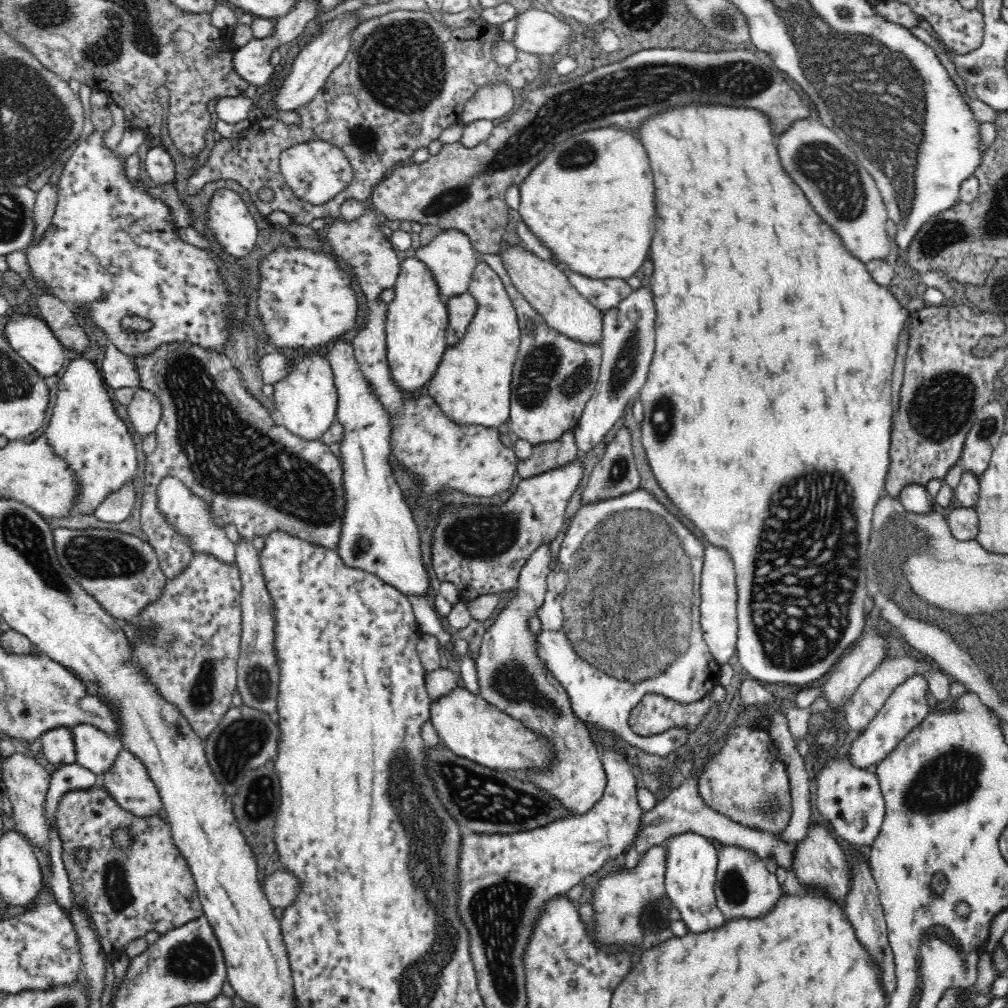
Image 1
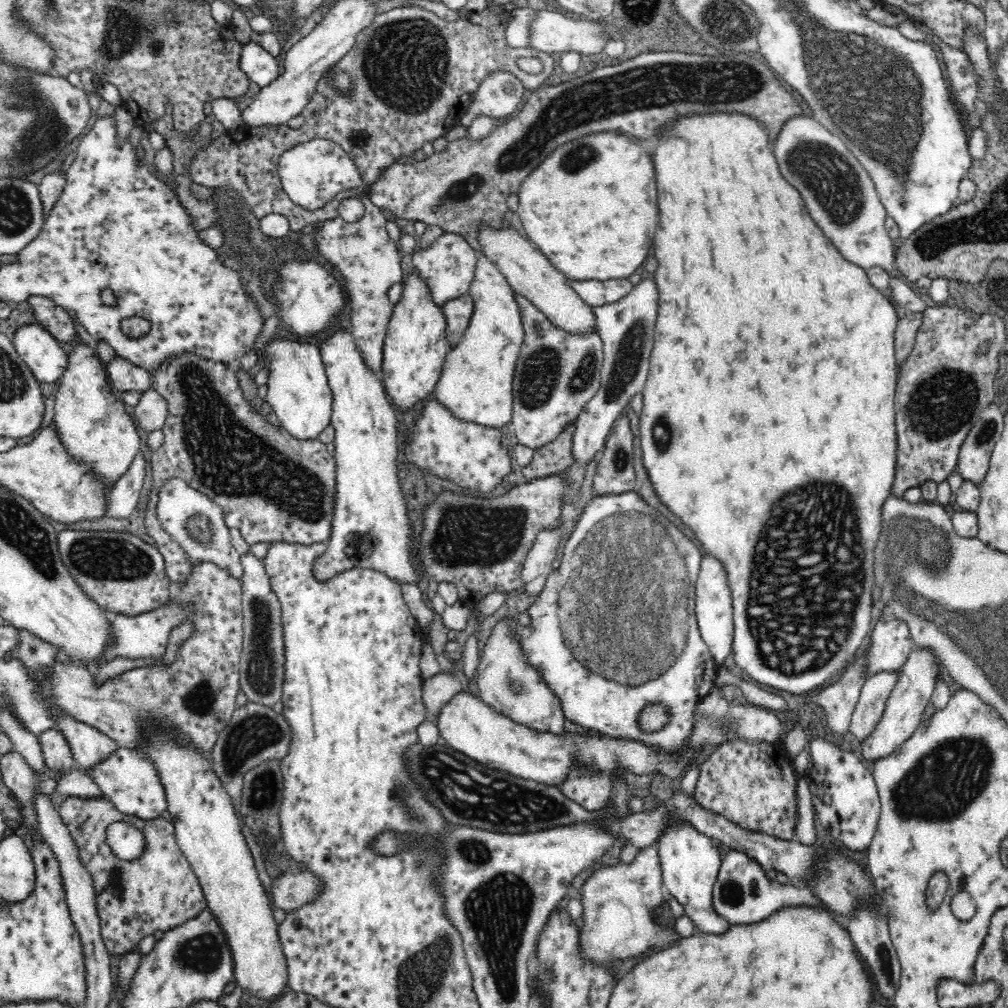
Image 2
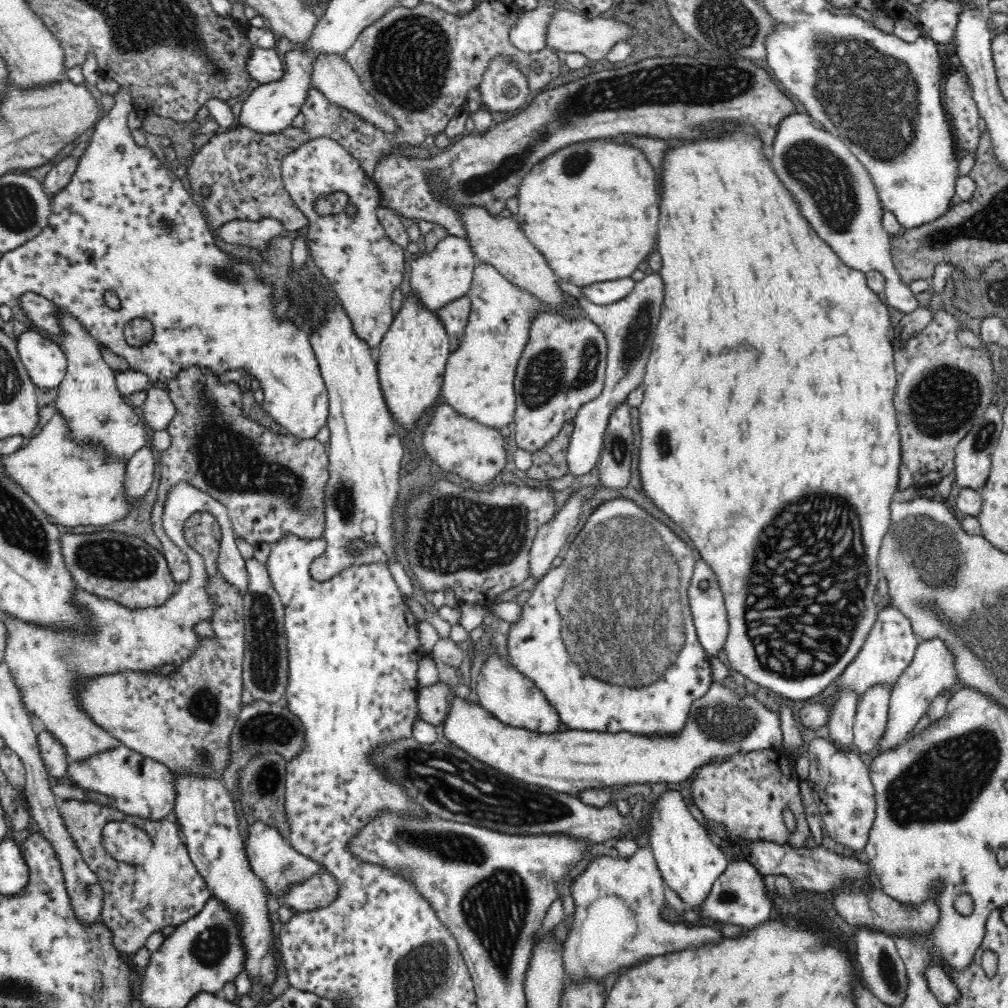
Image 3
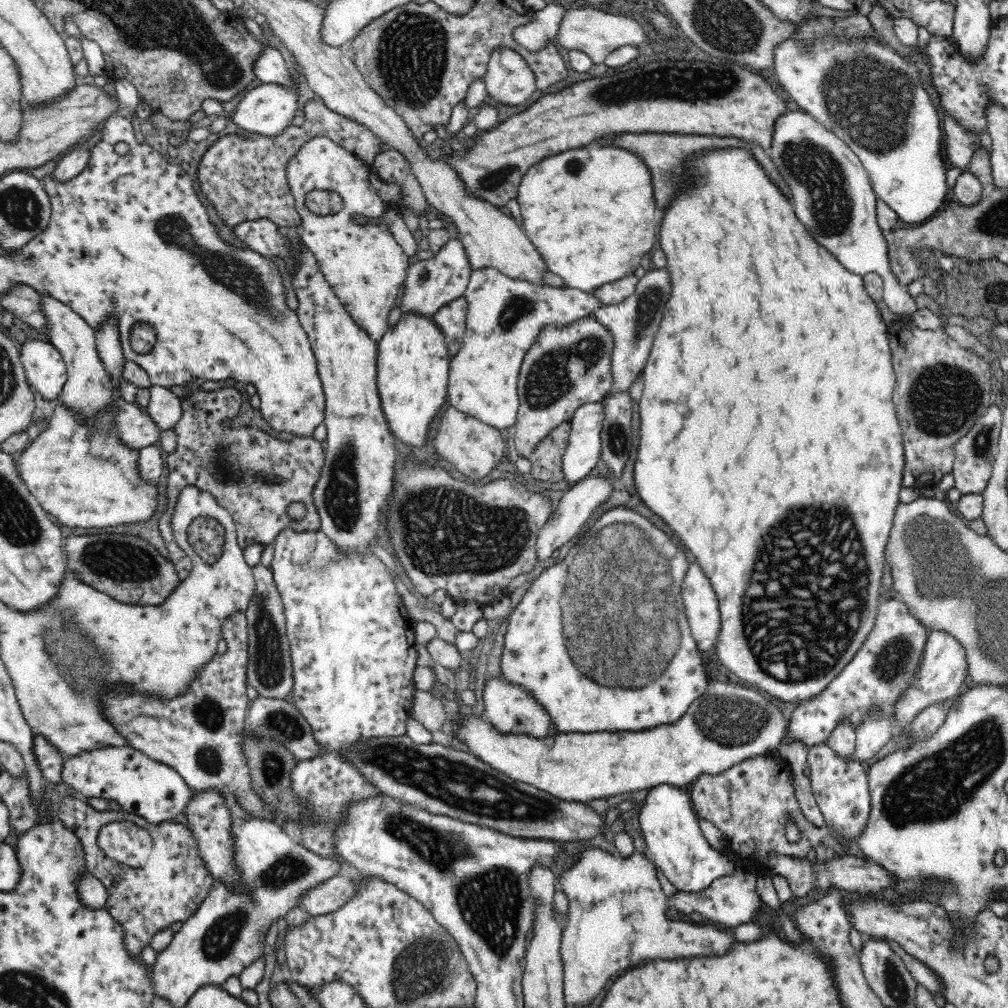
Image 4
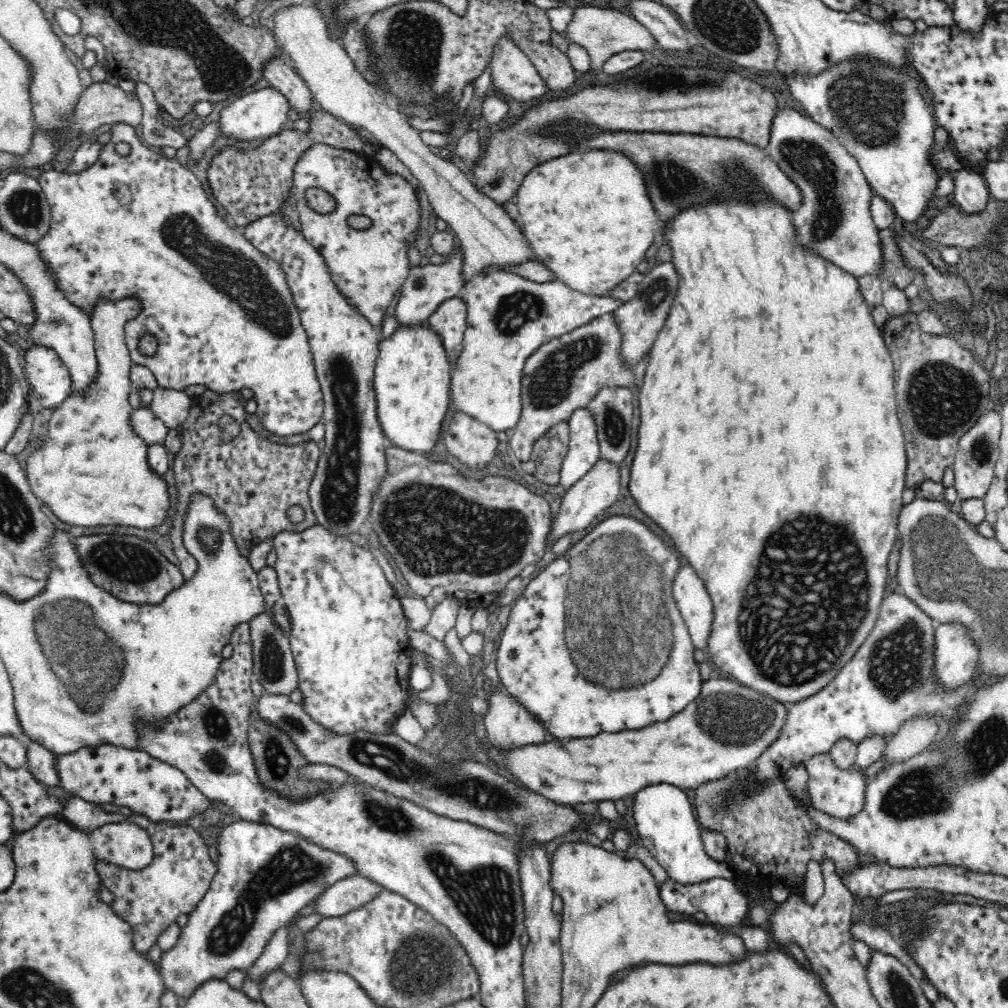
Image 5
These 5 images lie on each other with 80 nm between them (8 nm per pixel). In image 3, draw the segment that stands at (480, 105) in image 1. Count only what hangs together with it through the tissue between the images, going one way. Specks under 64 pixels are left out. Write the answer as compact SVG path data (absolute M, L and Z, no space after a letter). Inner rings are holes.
M497 56L490 61L478 87L482 108L489 113L506 113L528 104L528 81L506 57Z

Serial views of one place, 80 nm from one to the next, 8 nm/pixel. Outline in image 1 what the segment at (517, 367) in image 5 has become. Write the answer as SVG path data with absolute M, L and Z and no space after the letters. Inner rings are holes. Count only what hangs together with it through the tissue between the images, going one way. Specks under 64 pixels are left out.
M477 263L467 291L477 300L474 318L460 342L448 346L425 388L452 421L460 425L498 427L510 416L512 370L521 338L519 320L501 278L488 263Z

